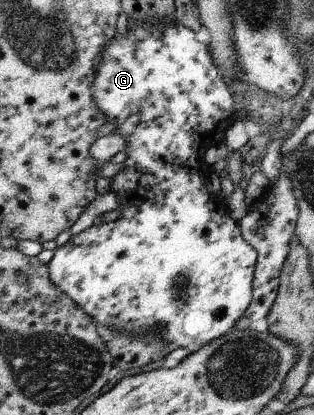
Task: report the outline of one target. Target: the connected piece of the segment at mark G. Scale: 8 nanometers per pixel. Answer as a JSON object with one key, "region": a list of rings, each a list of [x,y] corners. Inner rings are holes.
{"region":[[[174,17],[168,24],[128,24],[126,22],[126,32],[123,37],[114,36],[106,42],[106,46],[100,52],[100,62],[94,70],[94,80],[90,84],[90,94],[94,99],[94,106],[102,112],[104,122],[115,125],[112,134],[118,134],[126,140],[124,148],[125,160],[124,166],[114,176],[109,179],[109,192],[112,192],[116,198],[119,211],[119,217],[116,220],[92,224],[78,234],[70,236],[62,246],[53,249],[53,256],[46,264],[49,268],[50,282],[62,292],[88,318],[90,322],[100,324],[108,330],[118,330],[124,334],[146,334],[150,330],[158,330],[158,336],[162,344],[170,348],[186,348],[189,351],[195,351],[215,338],[220,338],[222,334],[233,331],[232,326],[236,320],[242,318],[242,314],[248,304],[252,290],[250,290],[256,252],[242,238],[237,221],[230,219],[226,208],[222,204],[219,196],[210,196],[204,190],[204,183],[207,181],[207,174],[213,169],[203,160],[203,154],[208,148],[222,144],[224,142],[225,130],[233,123],[236,116],[235,101],[236,99],[228,90],[227,84],[223,77],[220,76],[218,69],[210,58],[207,46],[198,42],[194,36],[194,30],[176,23]]]}

